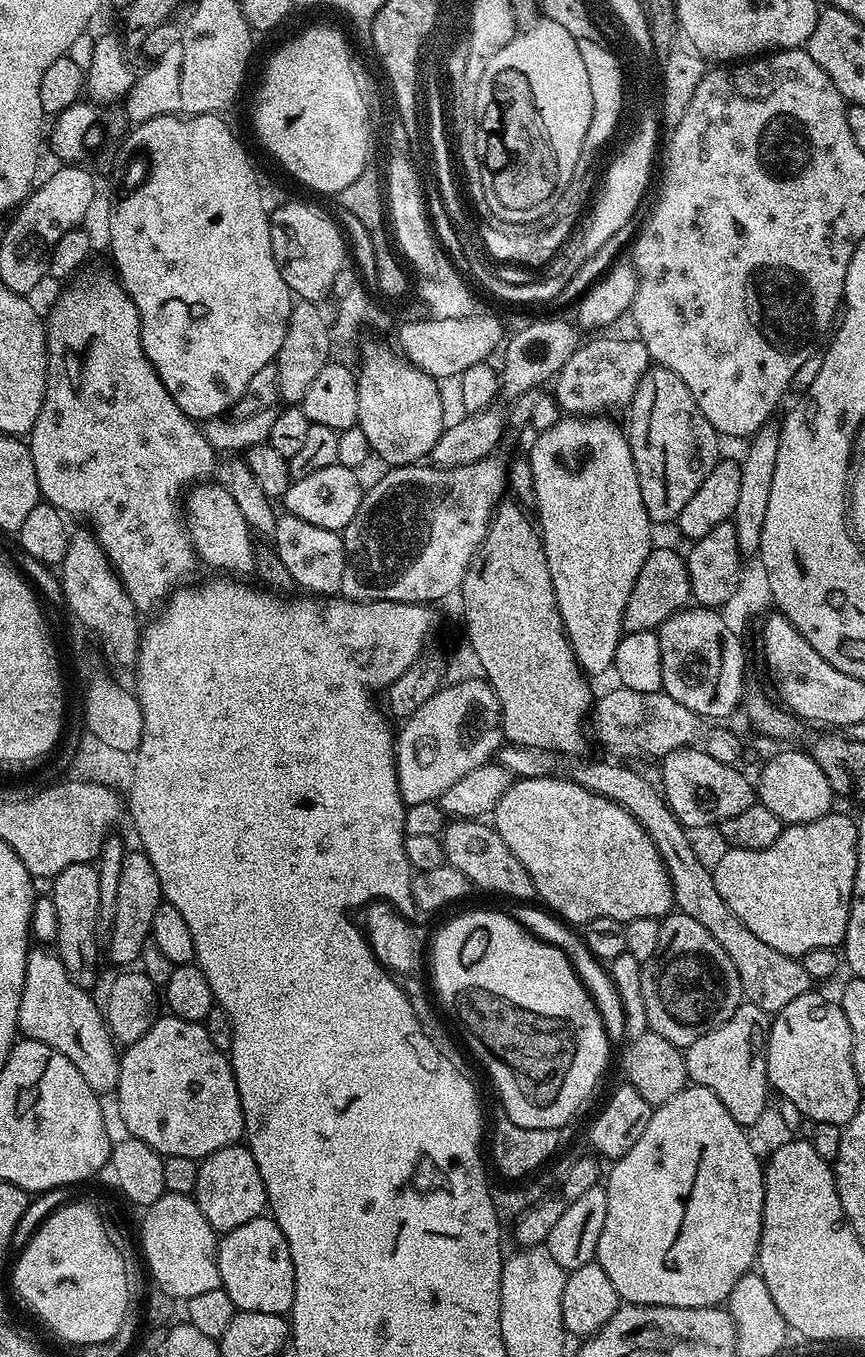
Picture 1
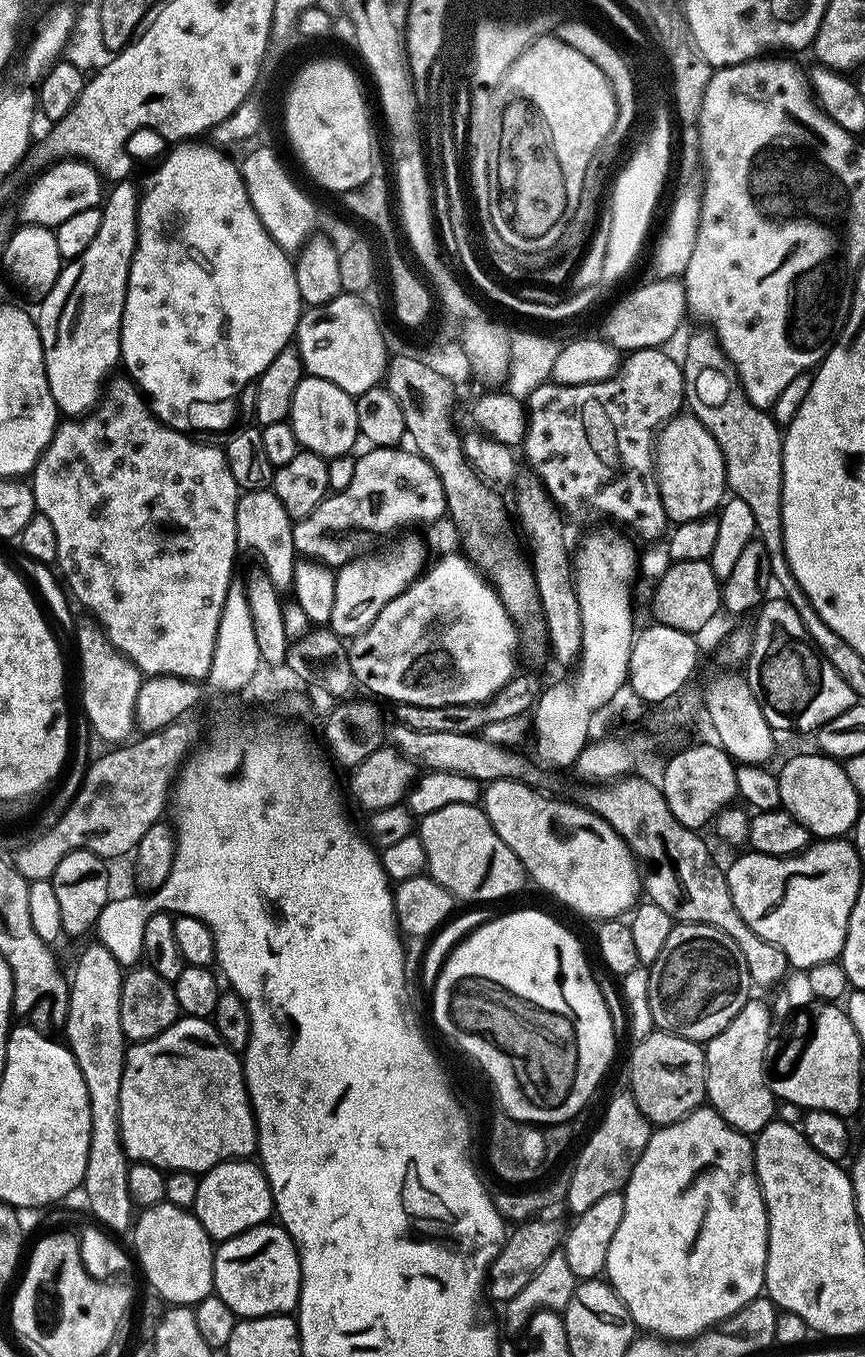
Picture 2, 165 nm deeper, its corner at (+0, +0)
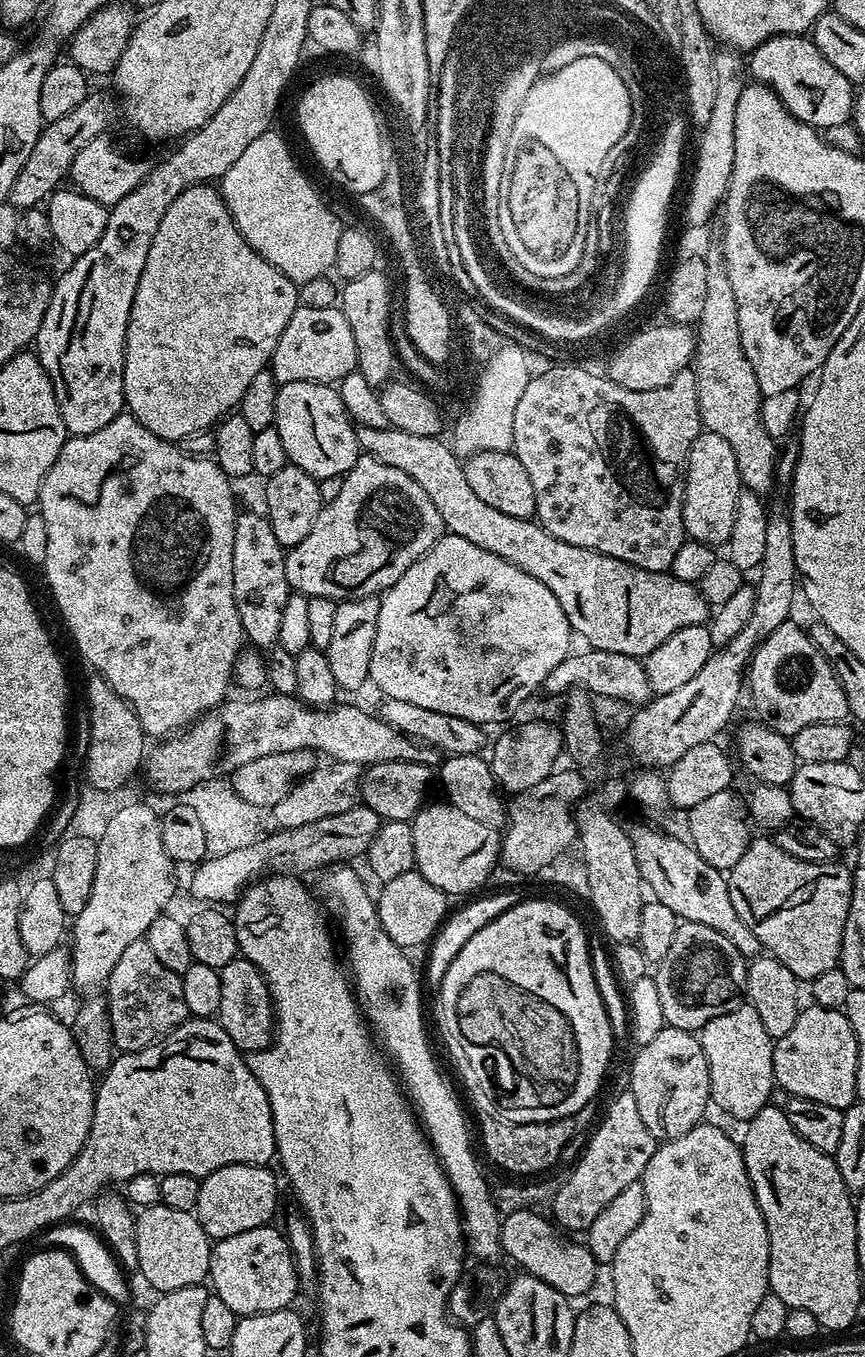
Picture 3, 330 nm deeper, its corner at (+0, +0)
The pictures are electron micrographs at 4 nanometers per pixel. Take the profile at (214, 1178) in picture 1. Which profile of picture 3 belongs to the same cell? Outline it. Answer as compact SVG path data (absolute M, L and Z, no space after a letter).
M235 1164L222 1166L222 1170L214 1170L200 1180L194 1215L209 1240L234 1238L234 1234L242 1234L242 1230L263 1228L271 1221L268 1219L276 1212L277 1176L272 1170L263 1164Z

